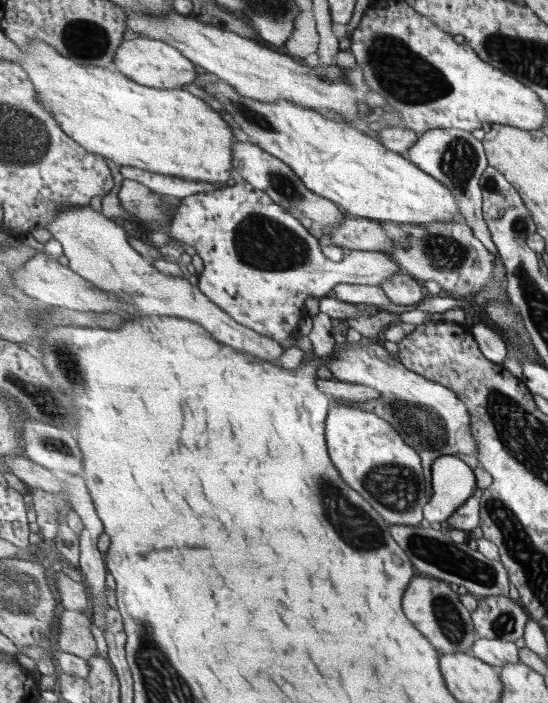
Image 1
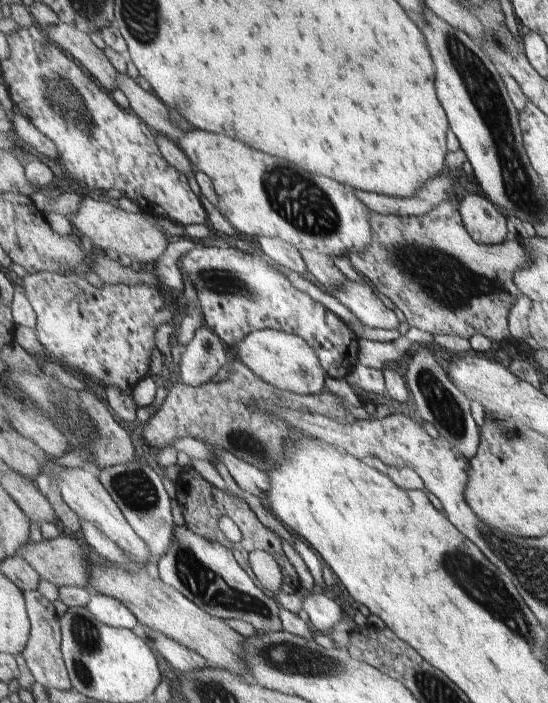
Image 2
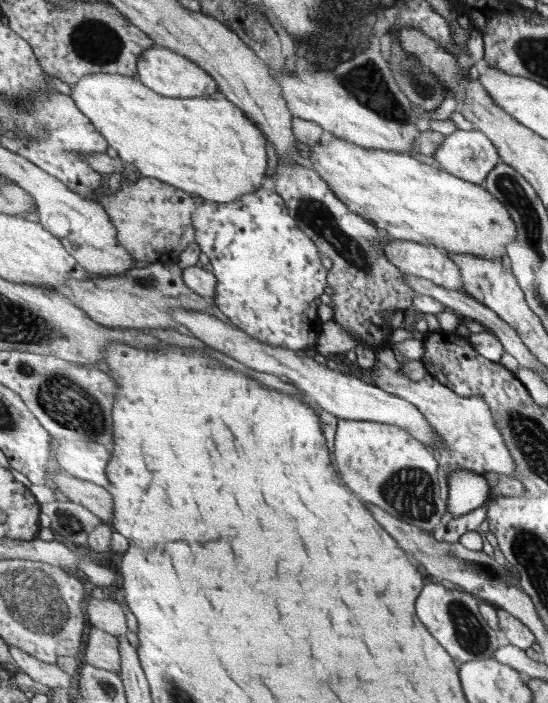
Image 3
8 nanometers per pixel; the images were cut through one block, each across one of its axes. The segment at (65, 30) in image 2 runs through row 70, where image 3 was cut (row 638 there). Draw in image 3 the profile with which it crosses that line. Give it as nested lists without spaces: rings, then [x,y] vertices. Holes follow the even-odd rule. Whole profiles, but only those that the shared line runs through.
[[[90,627],[89,640],[86,642],[86,653],[82,662],[122,675],[120,640],[113,634]]]

